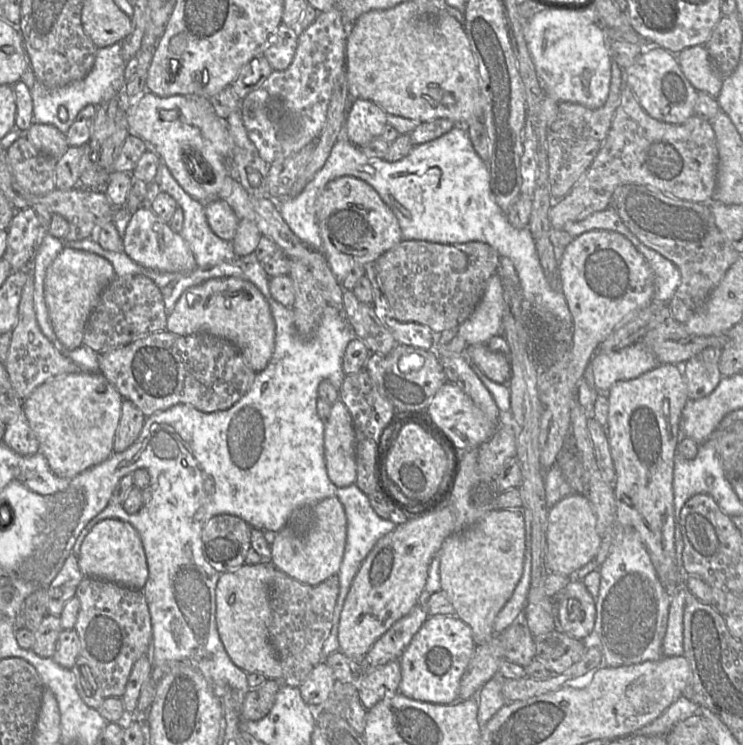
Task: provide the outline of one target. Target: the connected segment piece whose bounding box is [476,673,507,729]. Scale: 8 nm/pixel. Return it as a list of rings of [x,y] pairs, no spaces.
[[[499,673],[495,674],[477,693],[478,715],[480,728],[507,703],[502,695],[502,686],[506,679]]]

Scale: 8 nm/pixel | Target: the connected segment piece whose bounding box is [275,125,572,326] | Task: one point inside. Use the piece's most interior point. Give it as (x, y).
(440, 192)

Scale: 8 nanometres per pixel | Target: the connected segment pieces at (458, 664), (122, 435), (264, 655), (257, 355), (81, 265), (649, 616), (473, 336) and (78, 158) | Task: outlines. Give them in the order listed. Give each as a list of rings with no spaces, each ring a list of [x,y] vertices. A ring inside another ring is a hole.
[[[456,614],[430,616],[399,658],[399,692],[410,699],[432,704],[448,705],[458,701],[460,680],[475,648],[471,628]]]
[[[123,400],[121,417],[116,430],[113,452],[121,453],[129,448],[139,437],[146,417],[129,400]]]
[[[270,561],[242,565],[220,575],[216,586],[216,626],[231,661],[247,674],[259,672],[267,679],[282,680],[282,667],[270,642],[271,609],[268,586],[276,568]]]
[[[236,277],[209,279],[186,289],[167,316],[166,330],[182,336],[207,333],[224,338],[240,350],[247,365],[256,373],[267,367],[274,351],[275,322],[267,300],[253,283]]]
[[[64,247],[46,271],[44,298],[57,339],[67,350],[83,345],[85,325],[103,290],[116,278],[112,264],[90,252]]]
[[[624,530],[620,542],[614,546],[606,560],[602,565],[599,566],[598,571],[600,572],[600,586],[599,593],[596,602],[596,620],[594,625],[594,630],[592,632],[591,643],[596,644],[602,652],[603,655],[603,664],[608,667],[620,667],[627,666],[632,664],[638,664],[645,661],[656,661],[661,659],[662,654],[662,642],[666,633],[666,628],[668,624],[668,613],[670,607],[671,595],[663,588],[660,583],[660,580],[657,576],[655,568],[651,562],[649,554],[642,544],[639,535],[633,530]]]
[[[498,272],[487,284],[480,302],[472,314],[458,327],[467,345],[487,344],[489,339],[502,333],[504,311],[503,284]]]
[[[88,144],[69,146],[56,163],[55,188],[69,190],[77,187],[81,171],[89,162],[91,162],[91,149]]]

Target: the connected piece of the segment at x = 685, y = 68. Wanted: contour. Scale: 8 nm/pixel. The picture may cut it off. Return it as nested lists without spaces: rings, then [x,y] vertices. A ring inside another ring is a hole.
[[[696,45],[683,49],[677,54],[678,64],[692,86],[716,98],[721,90],[724,77],[711,61],[706,49]]]

